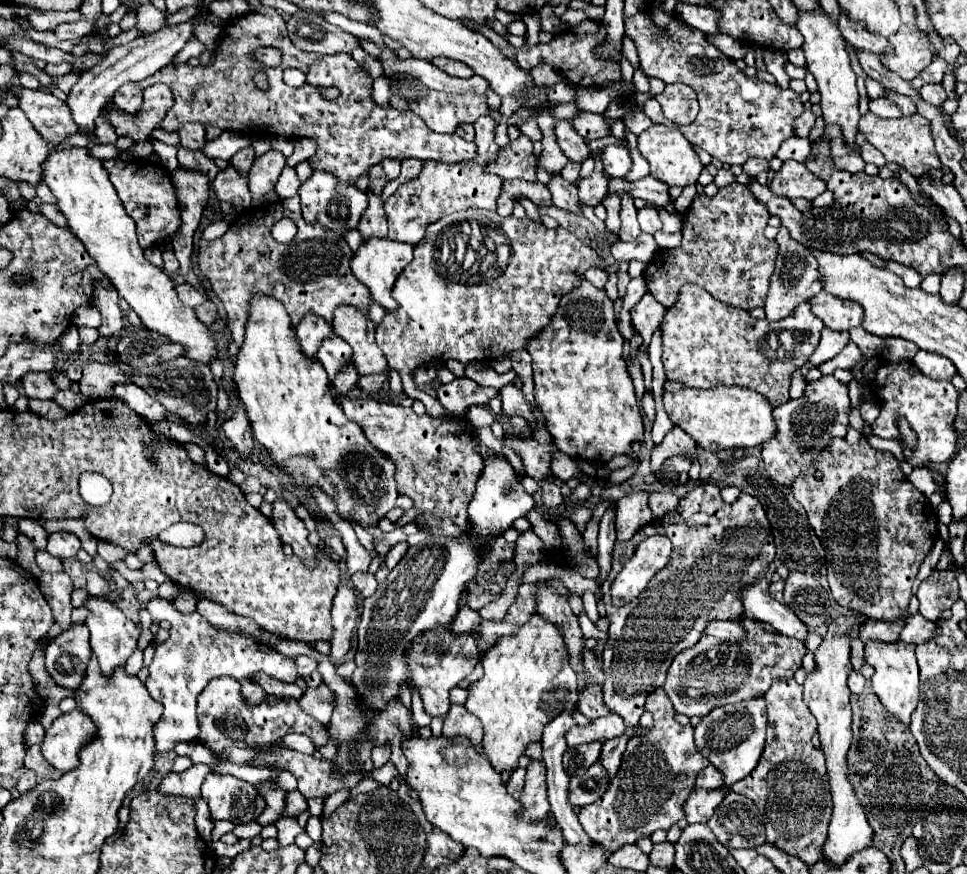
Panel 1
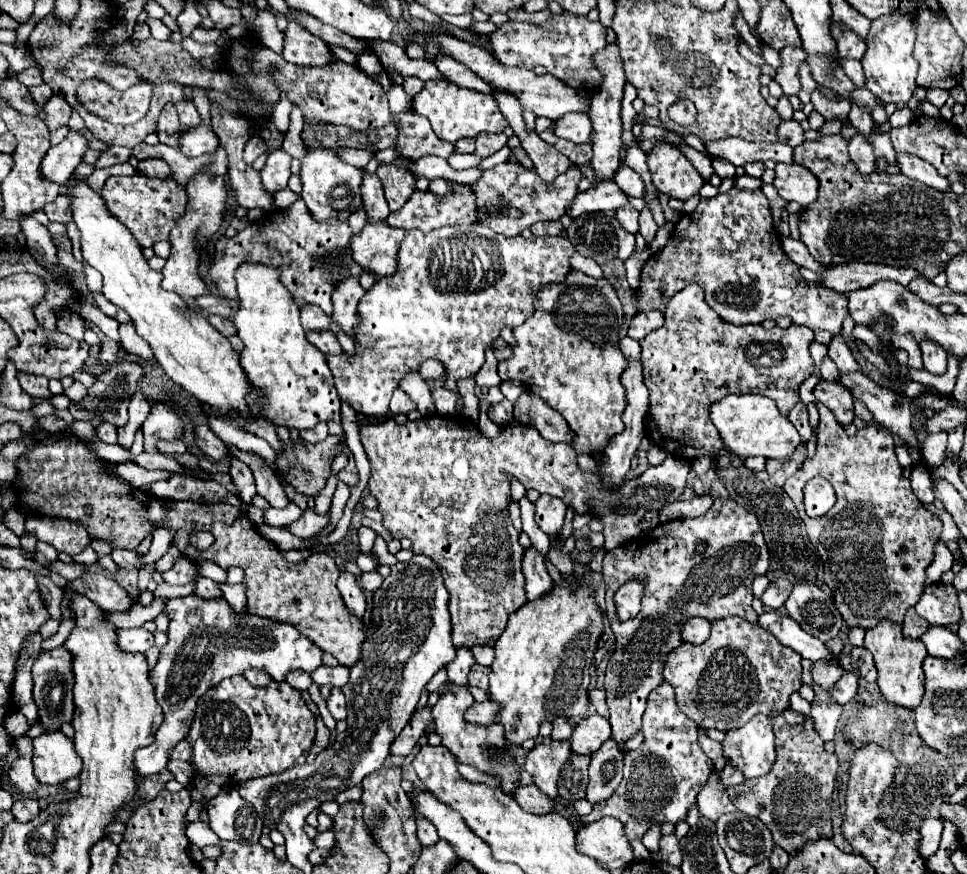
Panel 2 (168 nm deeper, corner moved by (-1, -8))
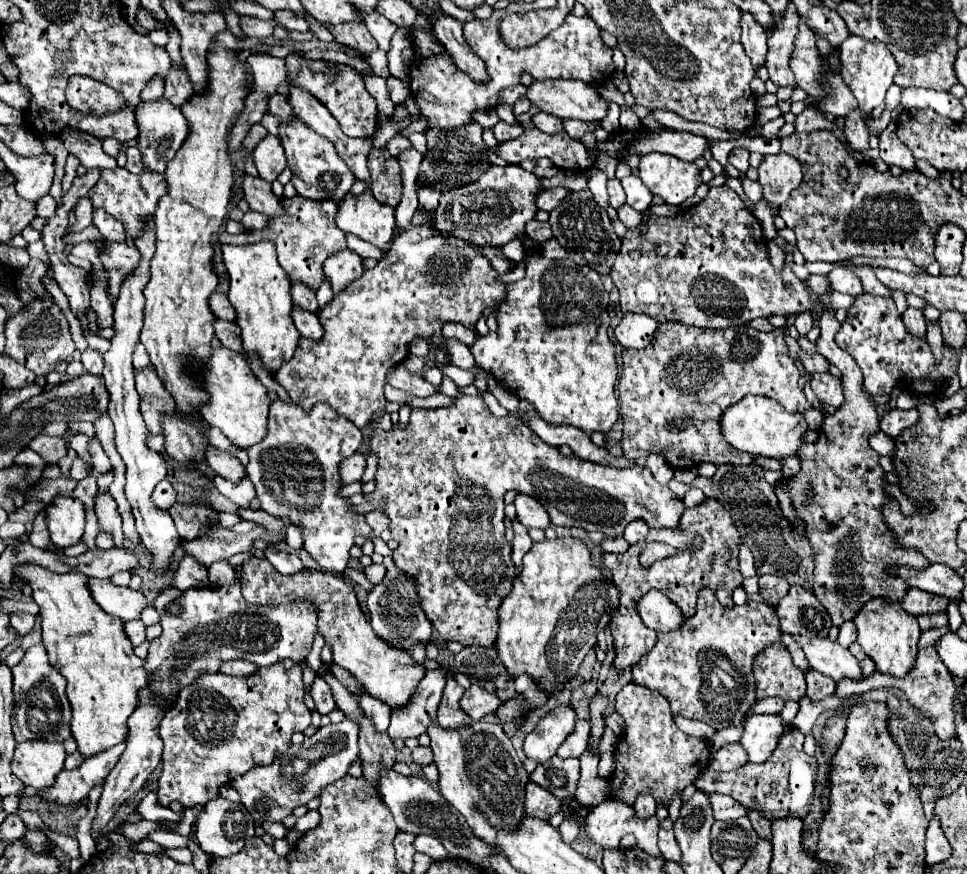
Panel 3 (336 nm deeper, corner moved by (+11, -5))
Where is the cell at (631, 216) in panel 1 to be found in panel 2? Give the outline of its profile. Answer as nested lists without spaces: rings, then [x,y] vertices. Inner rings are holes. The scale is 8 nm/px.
[[[627,204],[616,210],[616,220],[620,222],[620,226],[622,226],[626,232],[630,232],[630,234],[638,234],[639,214],[639,211],[634,206]]]

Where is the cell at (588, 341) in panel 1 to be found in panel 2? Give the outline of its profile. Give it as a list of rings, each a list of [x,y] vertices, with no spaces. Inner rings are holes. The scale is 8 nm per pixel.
[[[570,270],[562,284],[544,286],[544,290],[540,290],[540,298],[536,300],[532,318],[528,318],[528,322],[514,330],[514,338],[518,344],[512,348],[512,356],[498,364],[498,376],[502,380],[522,382],[552,410],[560,412],[560,416],[574,432],[574,440],[570,446],[576,450],[576,454],[602,456],[610,440],[624,430],[622,414],[628,406],[628,400],[626,390],[620,382],[620,376],[626,368],[626,358],[618,348],[622,318],[622,304],[606,278],[596,280],[578,270]]]

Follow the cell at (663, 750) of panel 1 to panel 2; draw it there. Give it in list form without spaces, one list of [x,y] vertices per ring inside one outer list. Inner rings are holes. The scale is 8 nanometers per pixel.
[[[668,682],[652,690],[642,718],[642,734],[646,740],[638,750],[624,752],[624,778],[620,786],[608,800],[594,806],[594,810],[582,818],[582,824],[596,822],[604,816],[618,818],[624,824],[628,842],[632,842],[640,840],[654,824],[678,824],[686,820],[688,808],[696,804],[700,788],[714,770],[712,760],[698,746],[696,730],[698,726],[676,706],[674,690]]]

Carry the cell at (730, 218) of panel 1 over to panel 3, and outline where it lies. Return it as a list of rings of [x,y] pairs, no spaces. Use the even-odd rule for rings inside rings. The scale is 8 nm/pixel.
[[[712,187],[706,199],[702,199],[696,207],[682,211],[678,217],[656,217],[650,211],[644,211],[642,221],[648,225],[646,235],[640,235],[638,227],[628,229],[622,237],[620,255],[610,271],[610,277],[620,291],[622,313],[644,313],[660,323],[678,321],[702,329],[726,329],[746,325],[756,317],[800,315],[814,307],[808,285],[800,281],[792,269],[786,267],[782,271],[774,271],[758,219],[730,187]],[[634,251],[638,251],[640,257],[632,257]]]

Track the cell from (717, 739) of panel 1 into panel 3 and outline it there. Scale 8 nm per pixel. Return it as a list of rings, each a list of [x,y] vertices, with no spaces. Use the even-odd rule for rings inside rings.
[[[752,715],[744,721],[744,735],[740,743],[748,751],[750,763],[764,763],[776,749],[786,723],[780,715]]]

